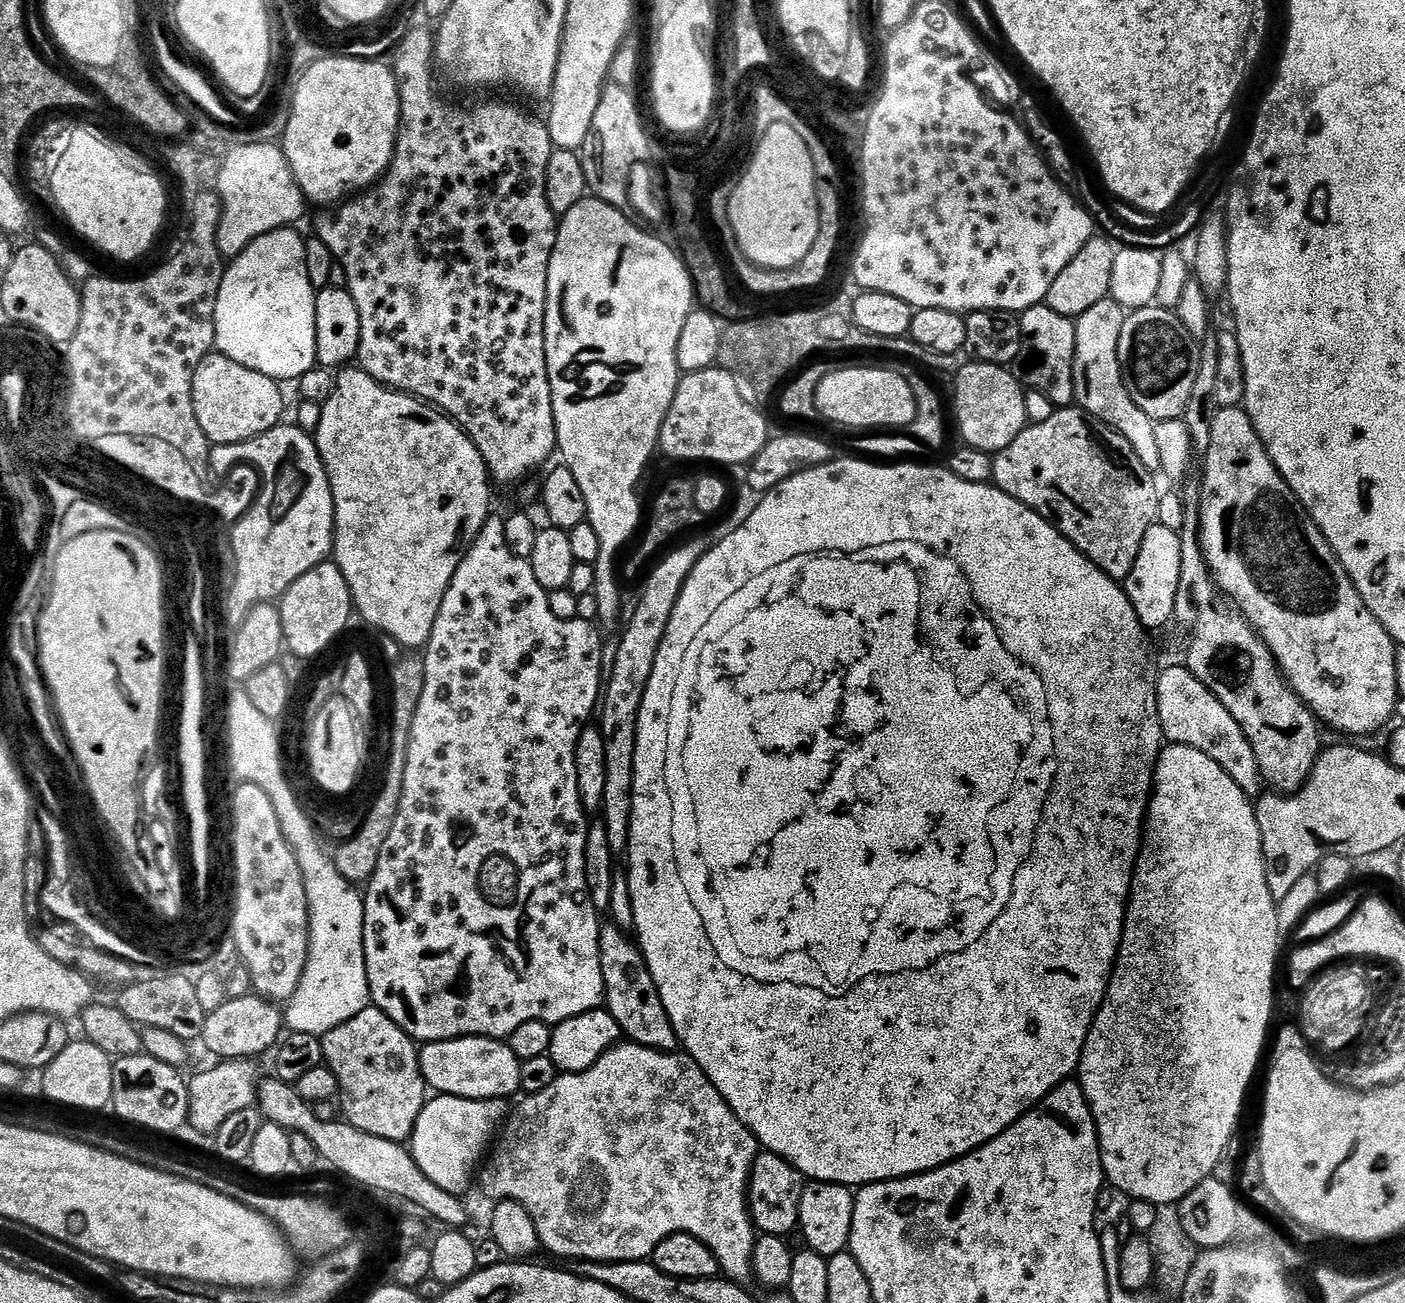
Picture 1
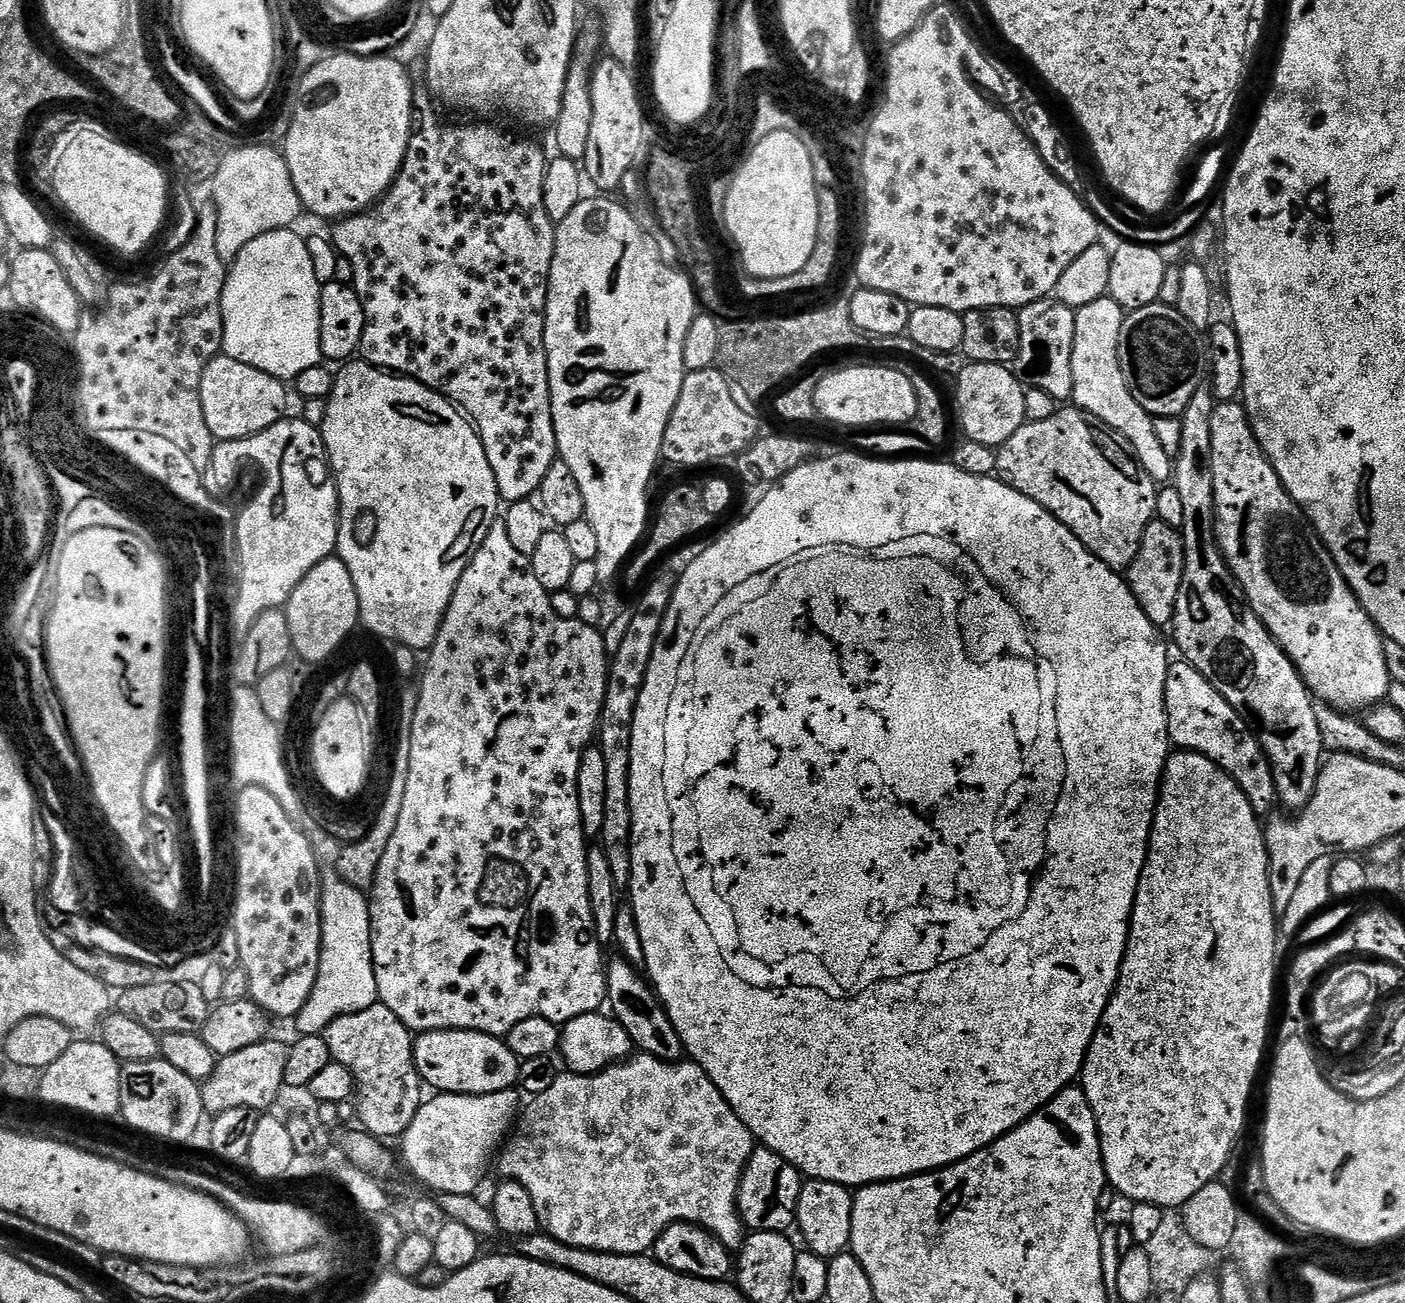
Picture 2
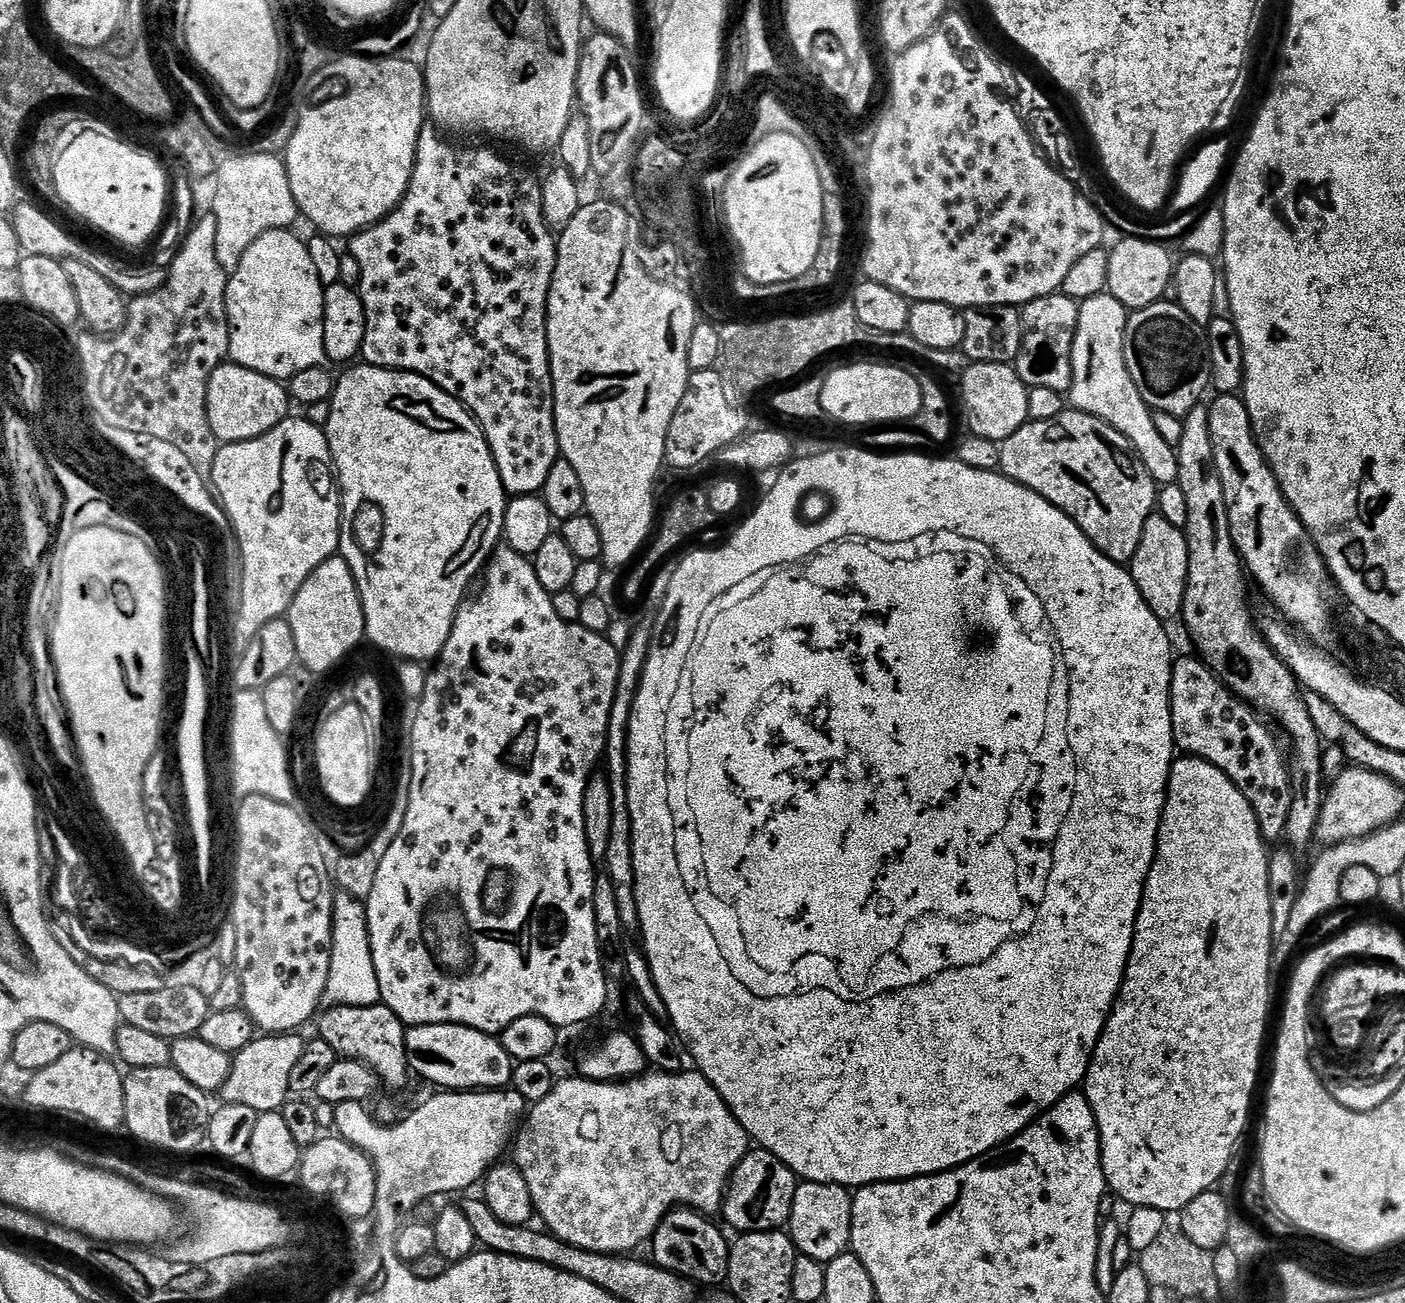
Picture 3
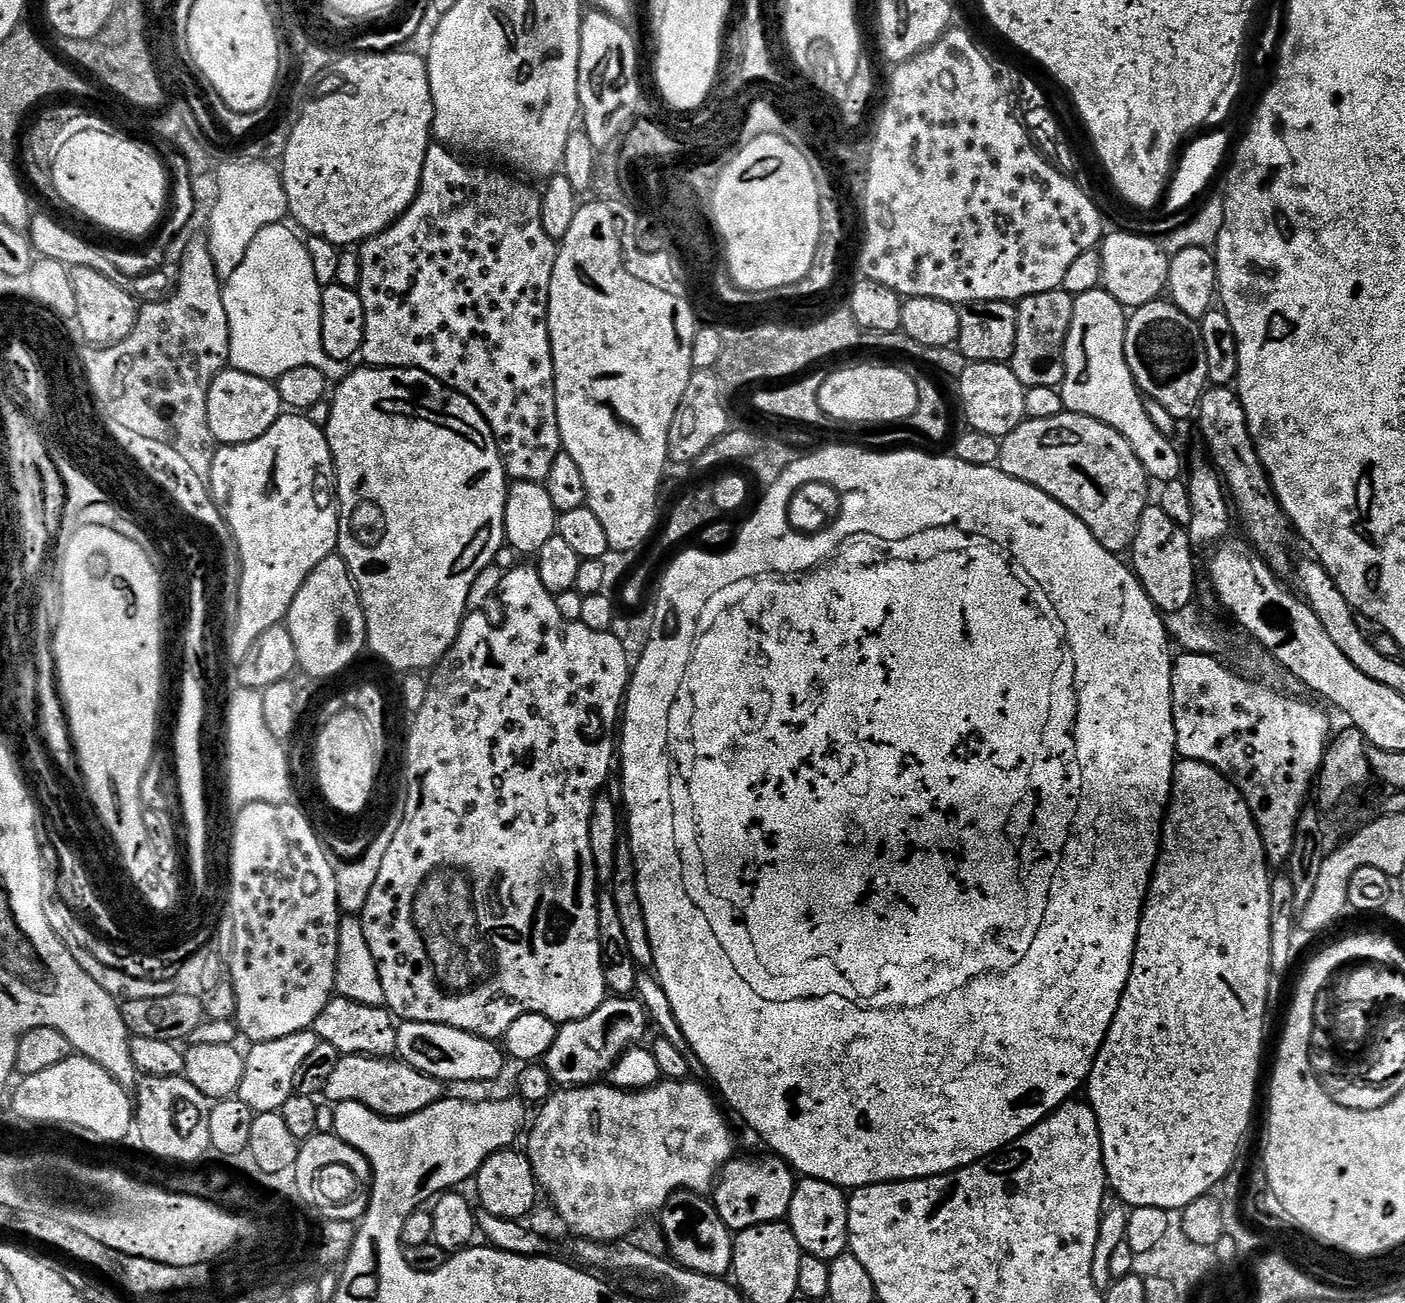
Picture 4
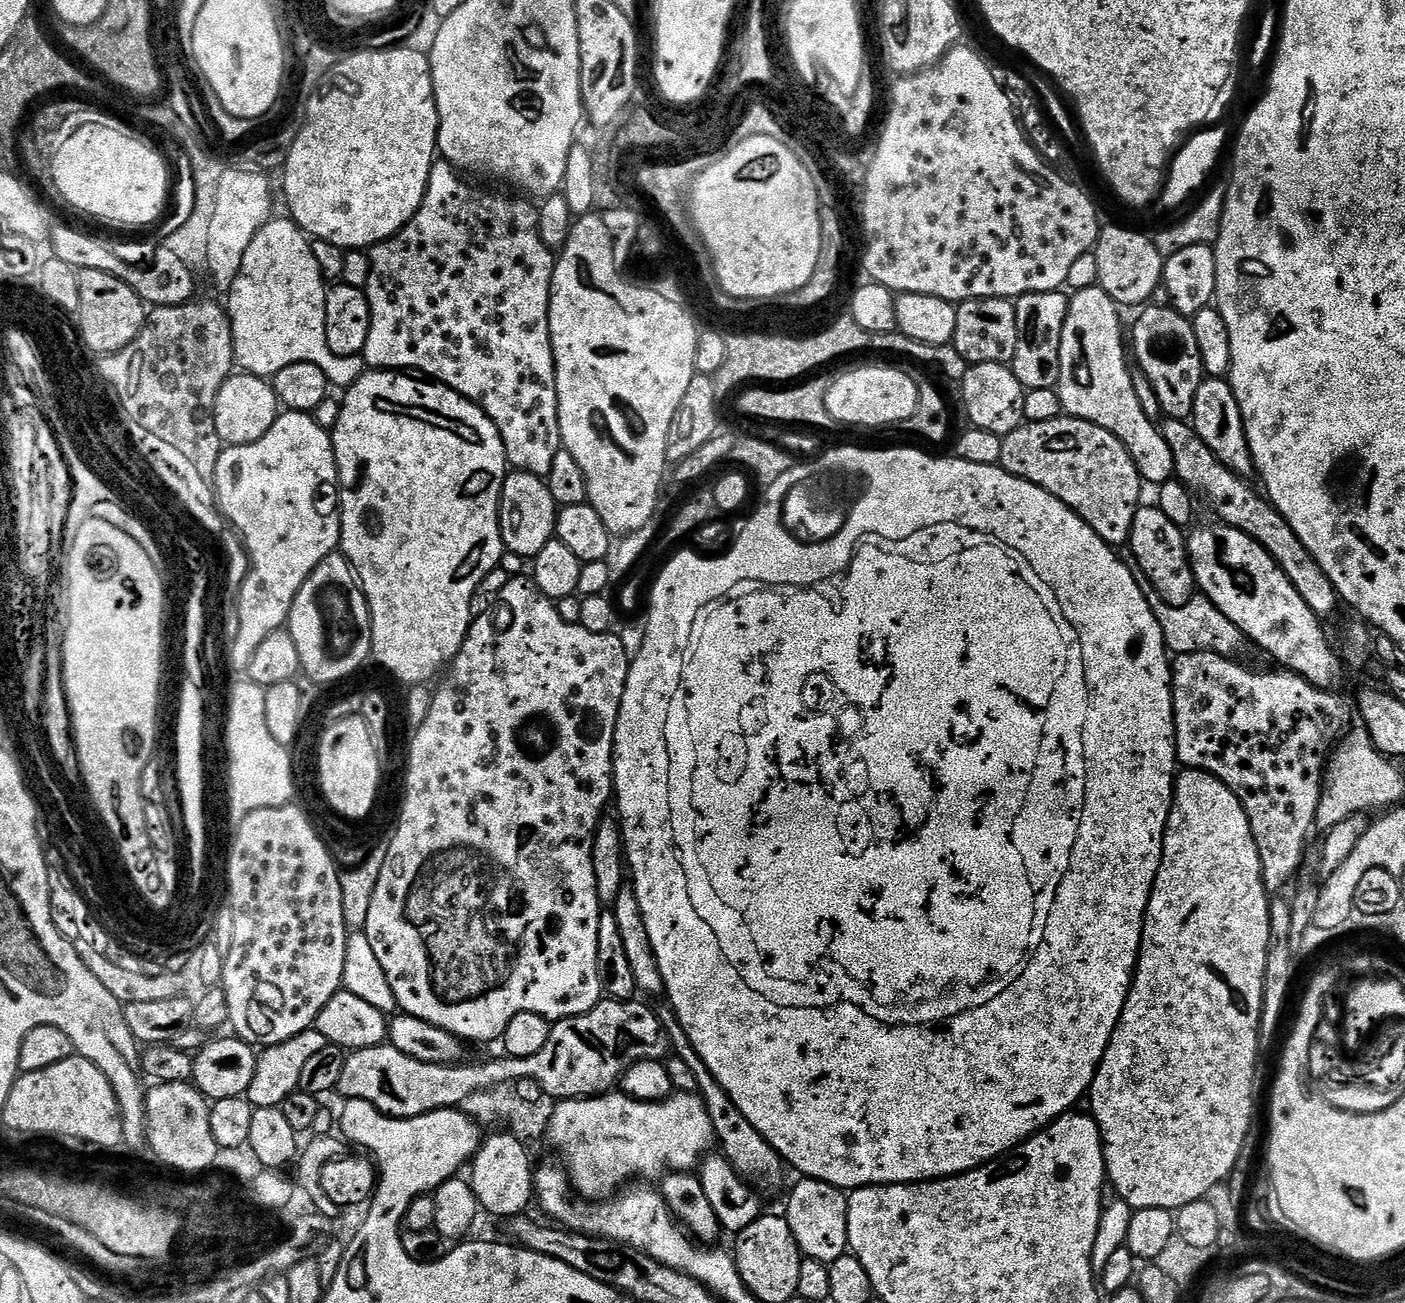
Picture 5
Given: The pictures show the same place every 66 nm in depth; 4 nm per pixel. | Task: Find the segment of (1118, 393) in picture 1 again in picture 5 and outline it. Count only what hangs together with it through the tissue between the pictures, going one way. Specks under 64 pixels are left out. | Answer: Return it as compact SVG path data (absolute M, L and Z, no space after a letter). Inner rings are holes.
M1099 286L1071 293L1066 326L1062 326L1058 385L1060 401L1067 415L1076 416L1079 420L1090 422L1094 426L1102 426L1102 430L1110 430L1110 434L1114 434L1114 438L1118 438L1118 442L1126 446L1130 458L1136 463L1136 468L1140 472L1141 481L1145 485L1159 486L1176 475L1174 454L1170 454L1170 446L1166 446L1166 438L1157 421L1146 418L1142 410L1142 402L1138 402L1138 394L1134 394L1130 360L1126 355L1126 332L1125 329L1124 332L1120 329L1120 313L1122 313L1121 309L1112 300L1110 294Z

